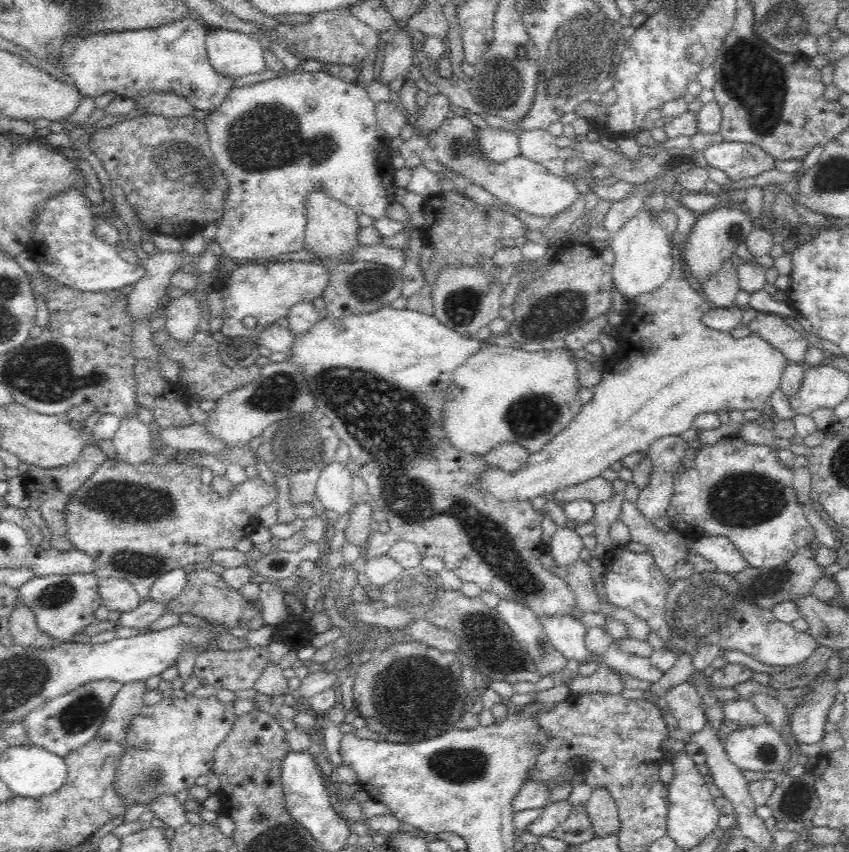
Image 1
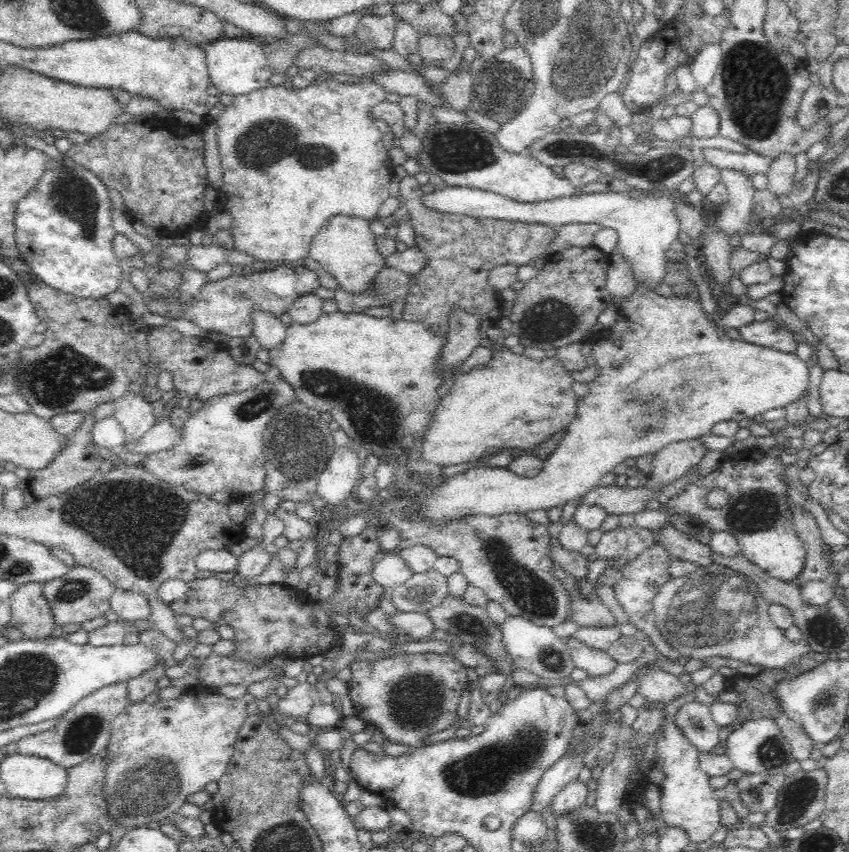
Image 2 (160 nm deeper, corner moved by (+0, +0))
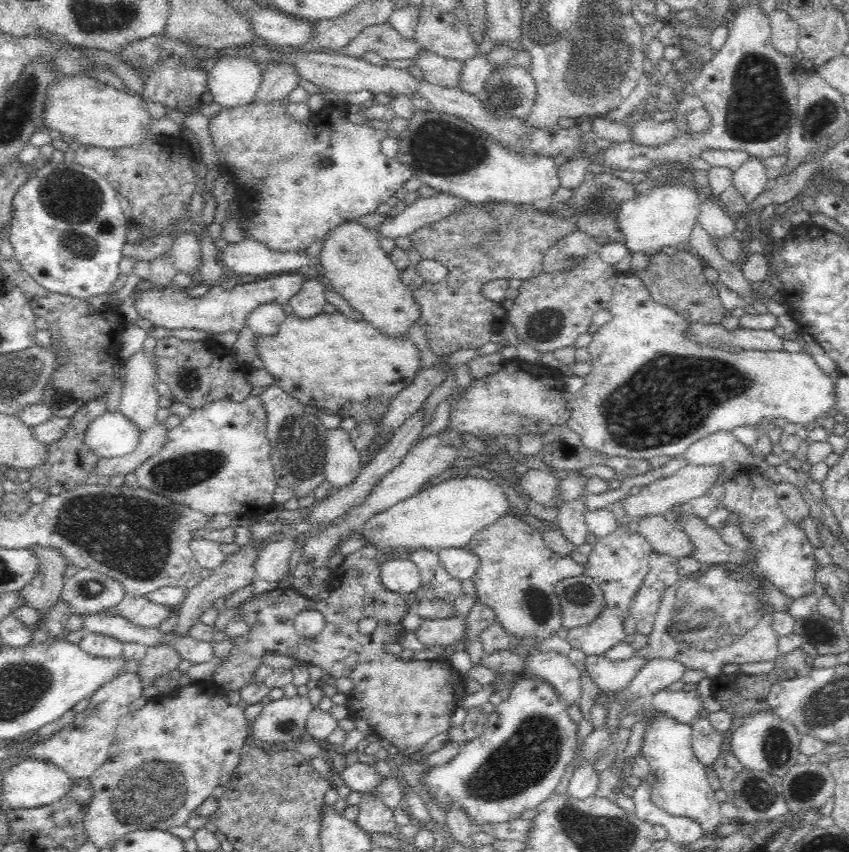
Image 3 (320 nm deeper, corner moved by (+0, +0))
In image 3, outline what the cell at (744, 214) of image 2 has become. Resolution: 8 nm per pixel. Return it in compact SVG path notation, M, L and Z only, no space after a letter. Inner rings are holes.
M749 156L748 160L733 171L734 186L732 189L740 191L747 203L752 203L766 188L769 177L766 173L764 159L758 156Z

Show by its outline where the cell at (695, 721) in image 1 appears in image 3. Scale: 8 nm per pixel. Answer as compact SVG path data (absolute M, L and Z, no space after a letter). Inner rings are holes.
M702 718L694 728L692 750L695 758L704 767L710 767L721 756L720 747L723 737L716 730L712 729L708 718Z

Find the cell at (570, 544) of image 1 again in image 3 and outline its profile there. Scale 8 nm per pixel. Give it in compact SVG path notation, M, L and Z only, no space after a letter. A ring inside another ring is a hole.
M586 496L570 500L564 503L557 510L557 523L562 534L568 539L568 542L579 549L586 542L586 536L589 532L585 521L586 513L589 511L584 503Z

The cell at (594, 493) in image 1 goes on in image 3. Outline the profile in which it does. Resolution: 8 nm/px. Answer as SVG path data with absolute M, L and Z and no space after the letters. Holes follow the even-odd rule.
M692 463L674 475L655 479L648 486L641 487L637 495L627 494L625 496L627 516L636 519L640 516L646 516L646 514L669 514L673 506L686 504L690 500L707 493L723 472L724 468L722 465L696 465Z

